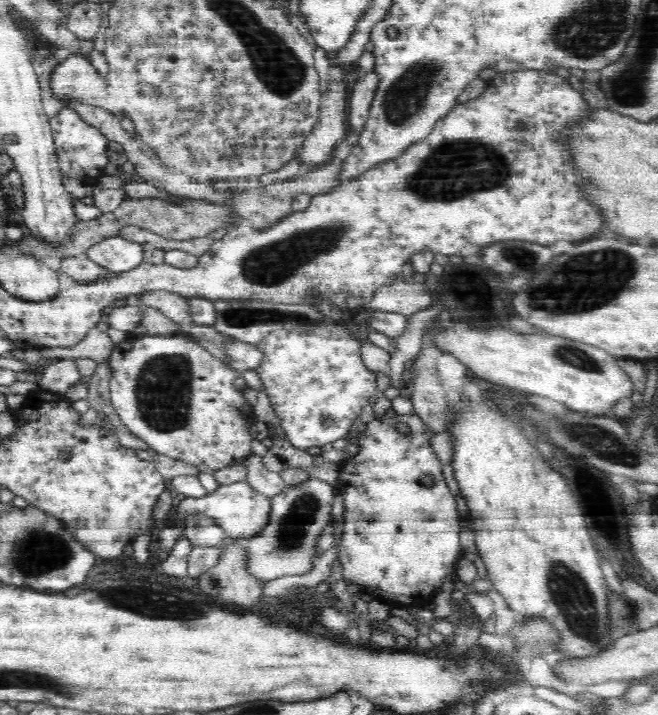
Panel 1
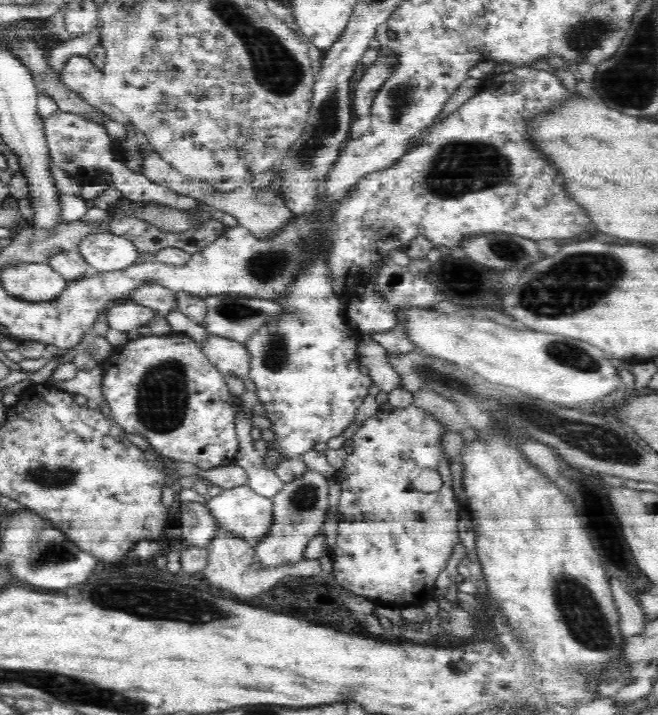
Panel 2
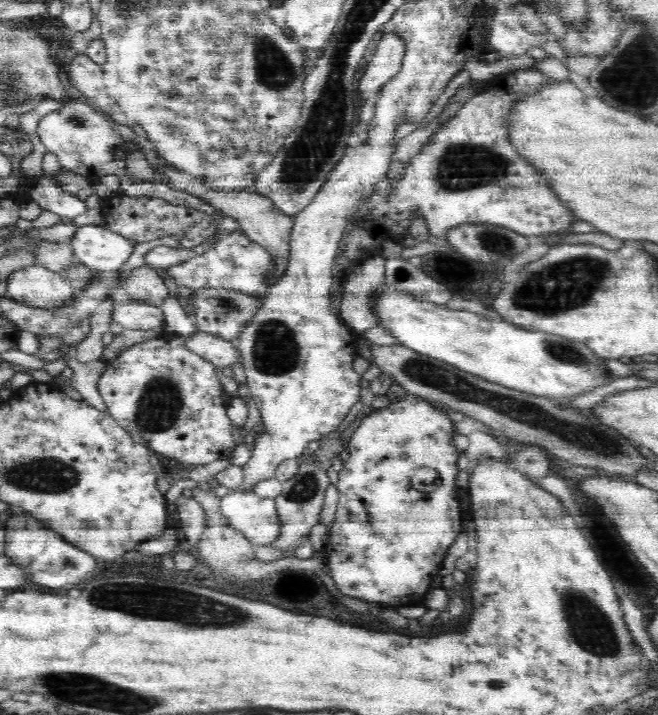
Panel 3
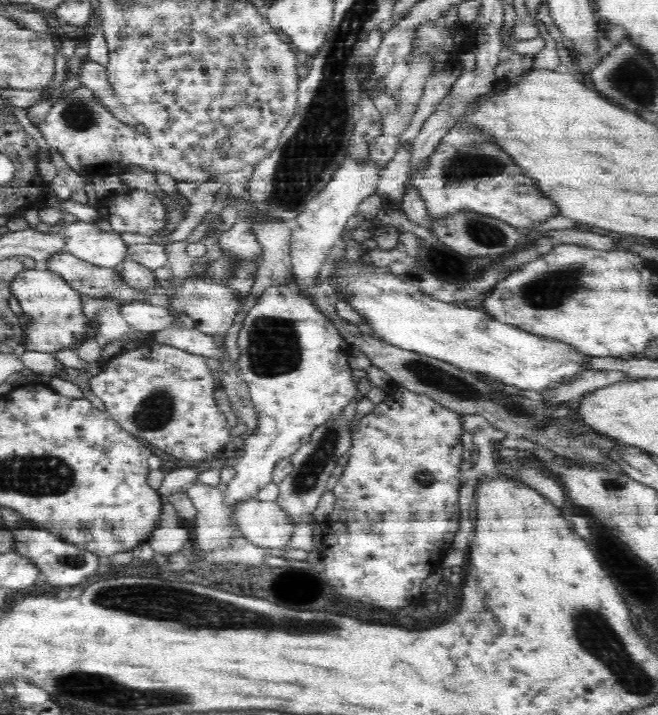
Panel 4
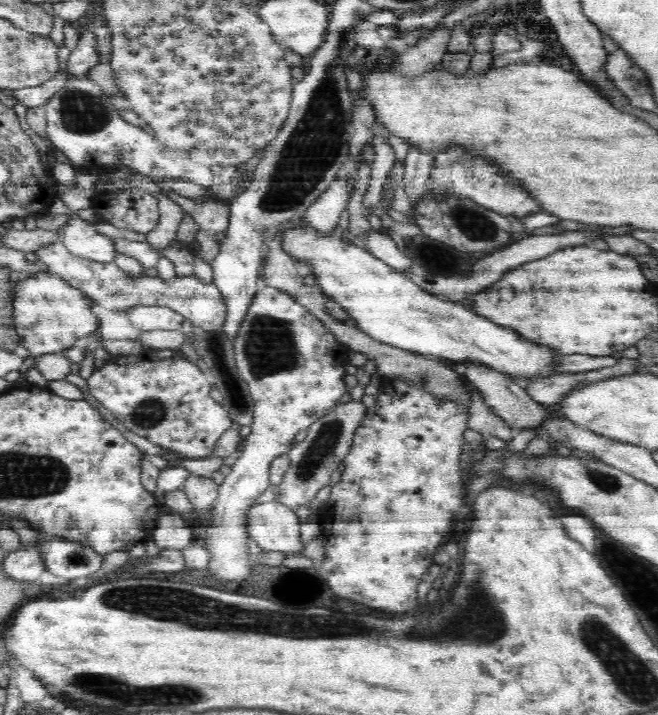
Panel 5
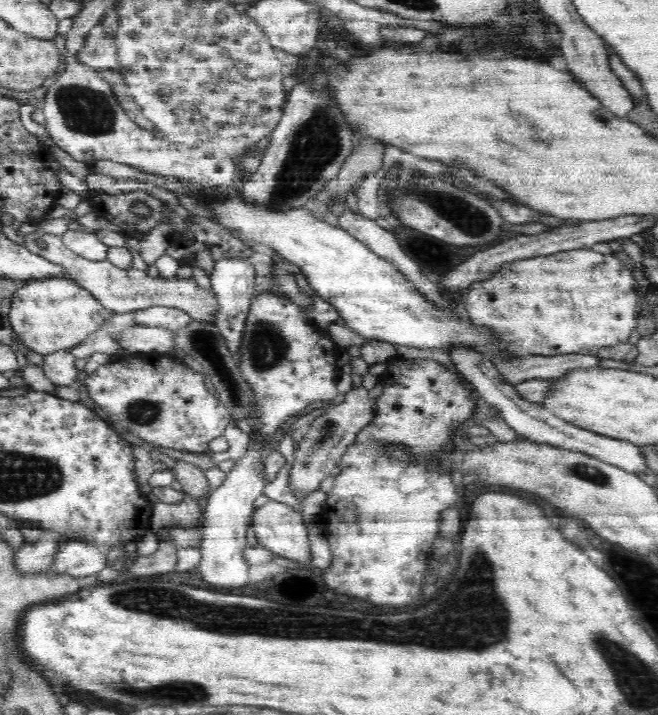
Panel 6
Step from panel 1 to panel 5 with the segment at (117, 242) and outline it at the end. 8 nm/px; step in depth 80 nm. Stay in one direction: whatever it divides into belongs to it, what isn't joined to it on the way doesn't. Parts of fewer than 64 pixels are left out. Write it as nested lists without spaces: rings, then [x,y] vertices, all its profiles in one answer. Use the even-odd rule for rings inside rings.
[[[76,215],[69,217],[61,233],[65,248],[79,258],[111,264],[119,254],[114,239],[98,233],[96,224],[87,223]]]

